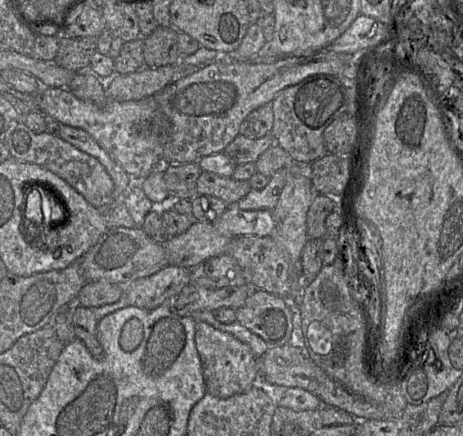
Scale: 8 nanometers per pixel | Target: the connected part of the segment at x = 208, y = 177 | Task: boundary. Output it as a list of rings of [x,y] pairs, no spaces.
[[[202,171],[197,179],[196,189],[198,195],[215,196],[230,206],[246,196],[252,188],[248,180],[236,180]]]

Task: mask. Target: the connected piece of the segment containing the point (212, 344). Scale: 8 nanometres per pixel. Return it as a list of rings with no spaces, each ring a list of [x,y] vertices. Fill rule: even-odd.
[[[196,322],[195,344],[203,369],[206,393],[225,399],[242,393],[258,378],[257,361],[249,345],[205,322]]]

